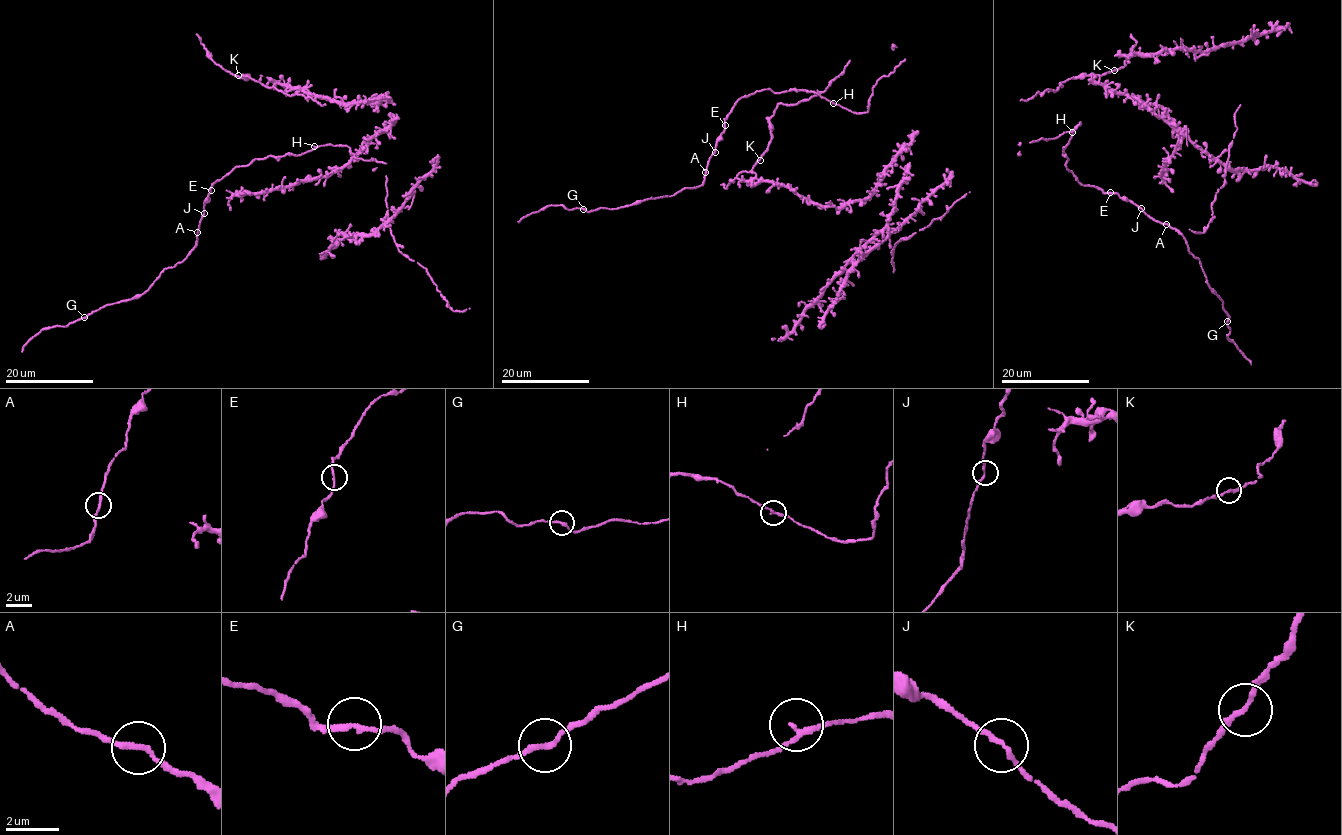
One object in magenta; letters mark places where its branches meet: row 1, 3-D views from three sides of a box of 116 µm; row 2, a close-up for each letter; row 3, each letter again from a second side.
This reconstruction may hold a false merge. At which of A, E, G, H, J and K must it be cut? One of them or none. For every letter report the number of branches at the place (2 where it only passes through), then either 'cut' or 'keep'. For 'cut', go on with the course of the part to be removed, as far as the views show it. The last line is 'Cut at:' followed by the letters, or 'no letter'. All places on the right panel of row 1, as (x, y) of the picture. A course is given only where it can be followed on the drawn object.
A: 2 | keep
E: 2 | keep
G: 2 | keep
H: 2 | keep
J: 2 | keep
K: 2 | keep
Cut at: no letter

